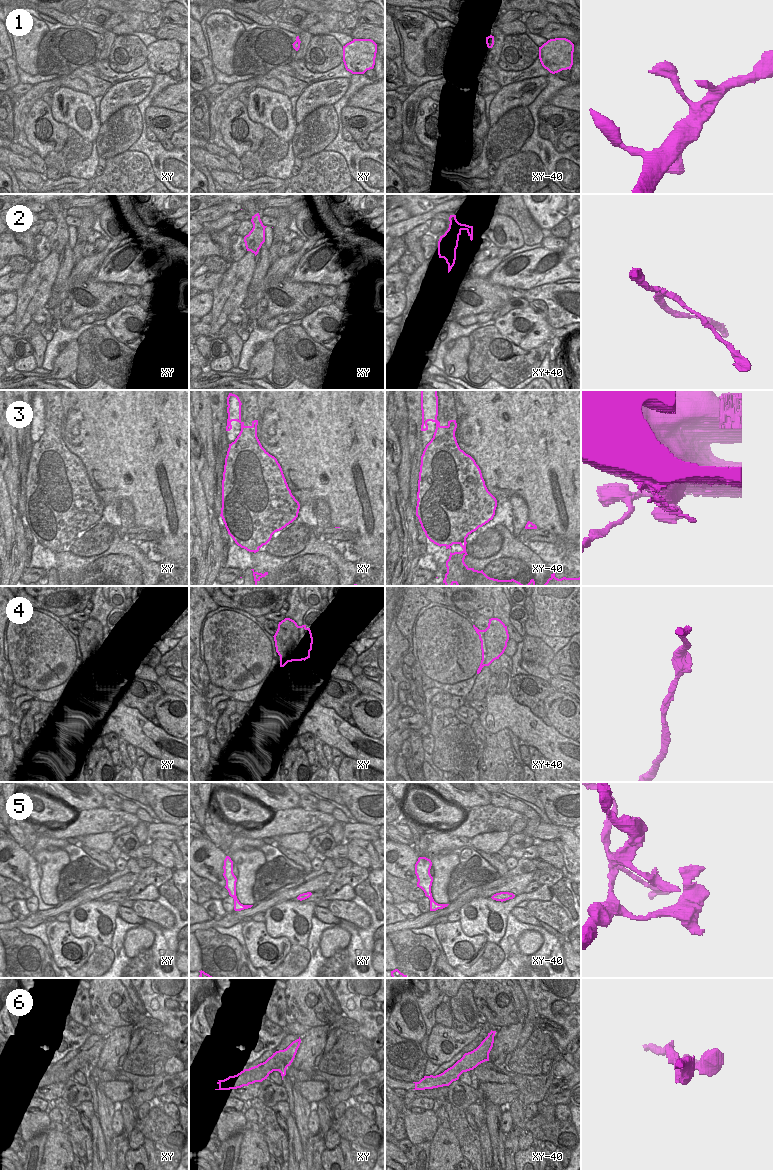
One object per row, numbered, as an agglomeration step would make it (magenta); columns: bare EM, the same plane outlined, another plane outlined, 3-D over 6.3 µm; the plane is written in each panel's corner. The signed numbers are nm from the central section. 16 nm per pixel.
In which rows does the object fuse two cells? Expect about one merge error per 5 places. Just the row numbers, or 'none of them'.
2, 3, 6

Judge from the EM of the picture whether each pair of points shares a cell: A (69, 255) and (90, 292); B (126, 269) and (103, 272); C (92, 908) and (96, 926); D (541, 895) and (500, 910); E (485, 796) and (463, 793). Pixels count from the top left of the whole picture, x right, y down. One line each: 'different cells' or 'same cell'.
A: different cells
B: same cell
C: same cell
D: same cell
E: same cell

